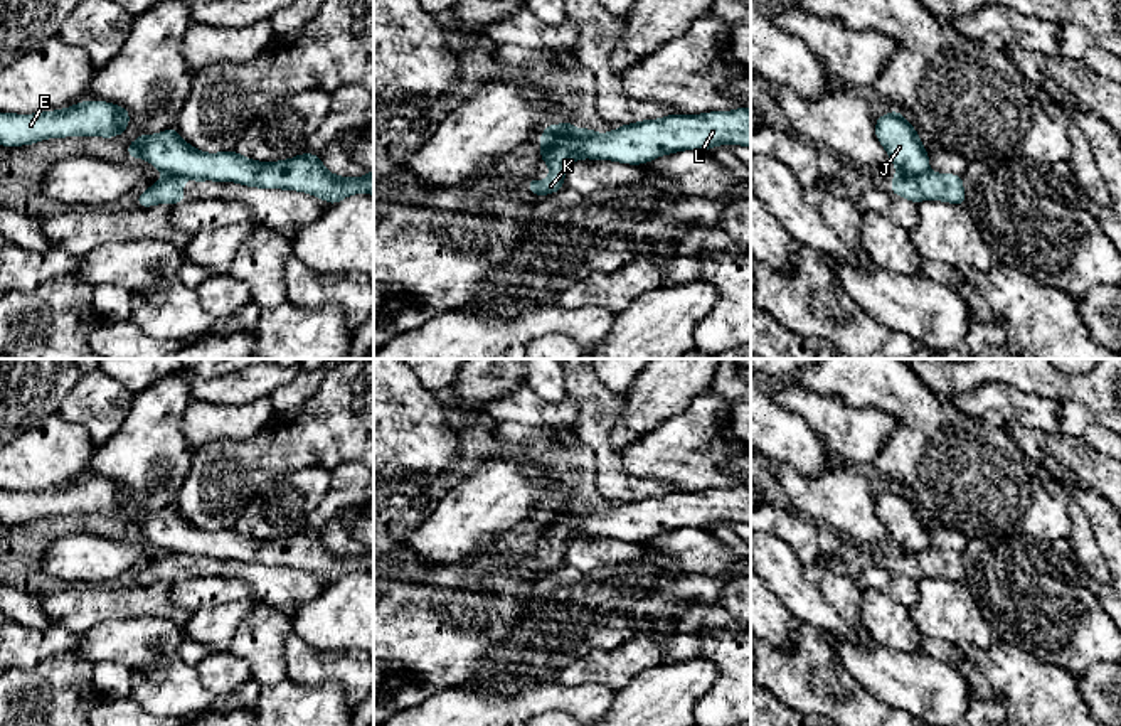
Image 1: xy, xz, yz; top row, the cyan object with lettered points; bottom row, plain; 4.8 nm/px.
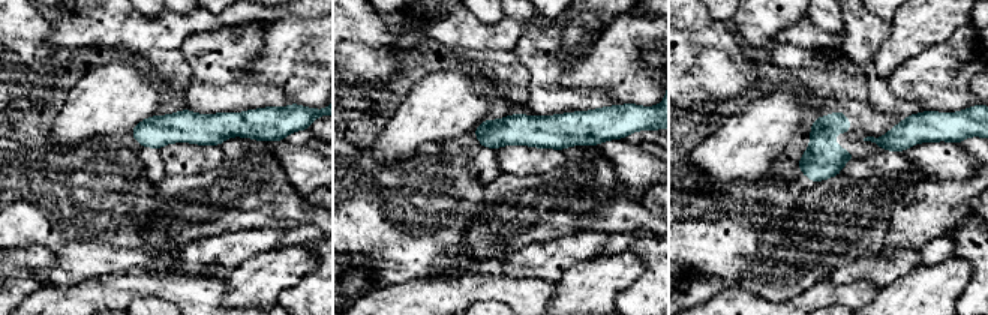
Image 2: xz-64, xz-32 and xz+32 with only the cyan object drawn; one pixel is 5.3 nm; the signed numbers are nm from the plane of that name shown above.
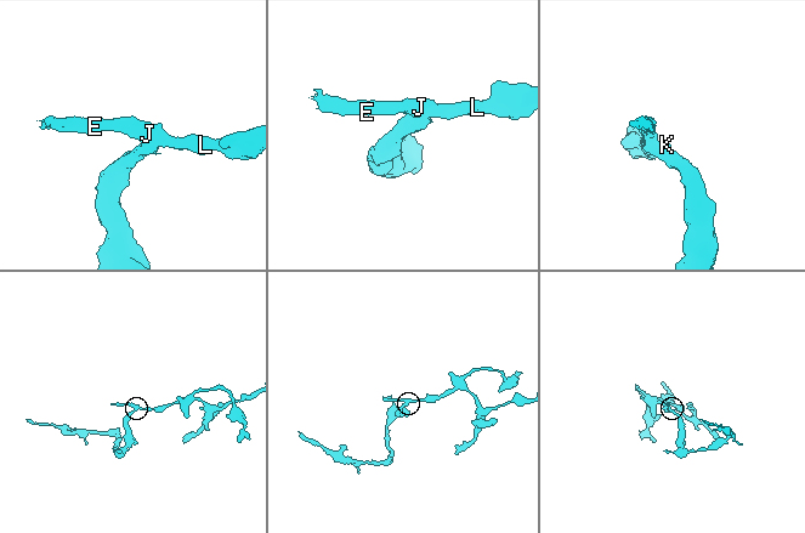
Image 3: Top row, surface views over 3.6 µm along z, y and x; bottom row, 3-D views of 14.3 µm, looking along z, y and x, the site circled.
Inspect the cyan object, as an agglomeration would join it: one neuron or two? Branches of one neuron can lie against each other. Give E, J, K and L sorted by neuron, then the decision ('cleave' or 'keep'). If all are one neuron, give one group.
E J L / K | cleave

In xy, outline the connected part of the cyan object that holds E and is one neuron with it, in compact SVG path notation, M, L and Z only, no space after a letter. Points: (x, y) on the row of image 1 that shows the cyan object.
M93 99L34 115L0 113L0 145L12 148L64 136L113 138L123 135L128 125L126 108Z

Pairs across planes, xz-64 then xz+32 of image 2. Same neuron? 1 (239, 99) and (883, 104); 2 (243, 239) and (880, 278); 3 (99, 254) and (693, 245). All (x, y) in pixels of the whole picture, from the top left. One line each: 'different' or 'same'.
1: same
2: same
3: same

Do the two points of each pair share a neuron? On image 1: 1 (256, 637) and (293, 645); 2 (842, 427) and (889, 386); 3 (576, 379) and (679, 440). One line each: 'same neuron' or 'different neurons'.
1: different neurons
2: different neurons
3: different neurons

